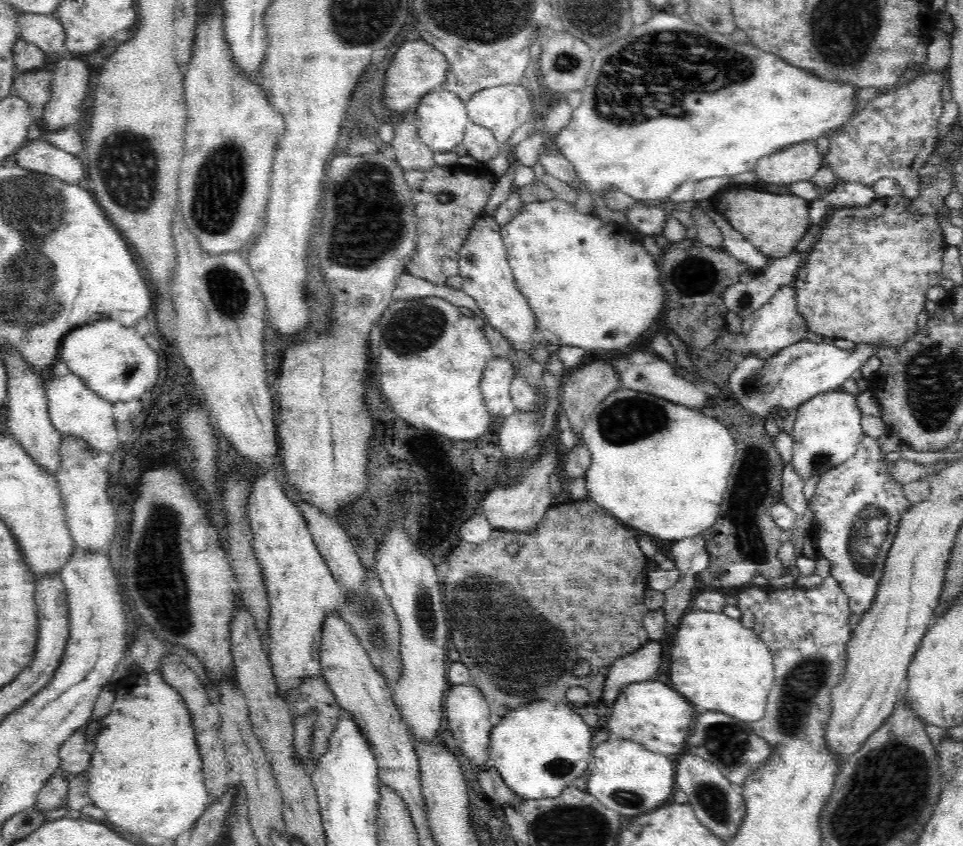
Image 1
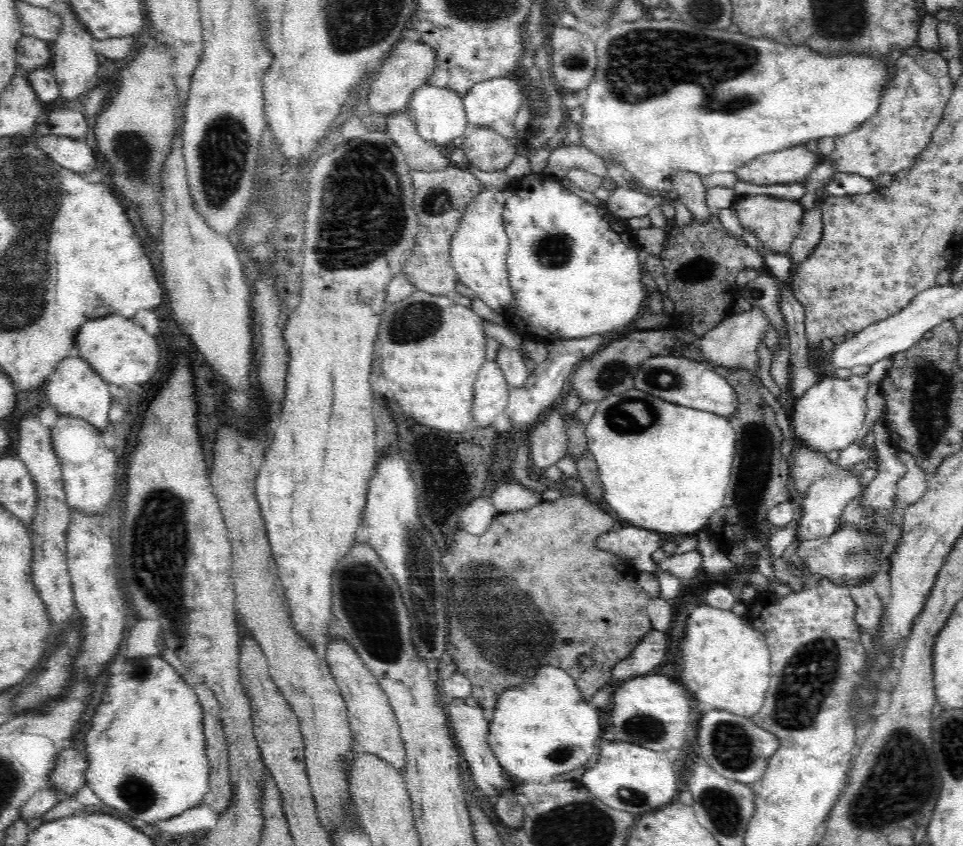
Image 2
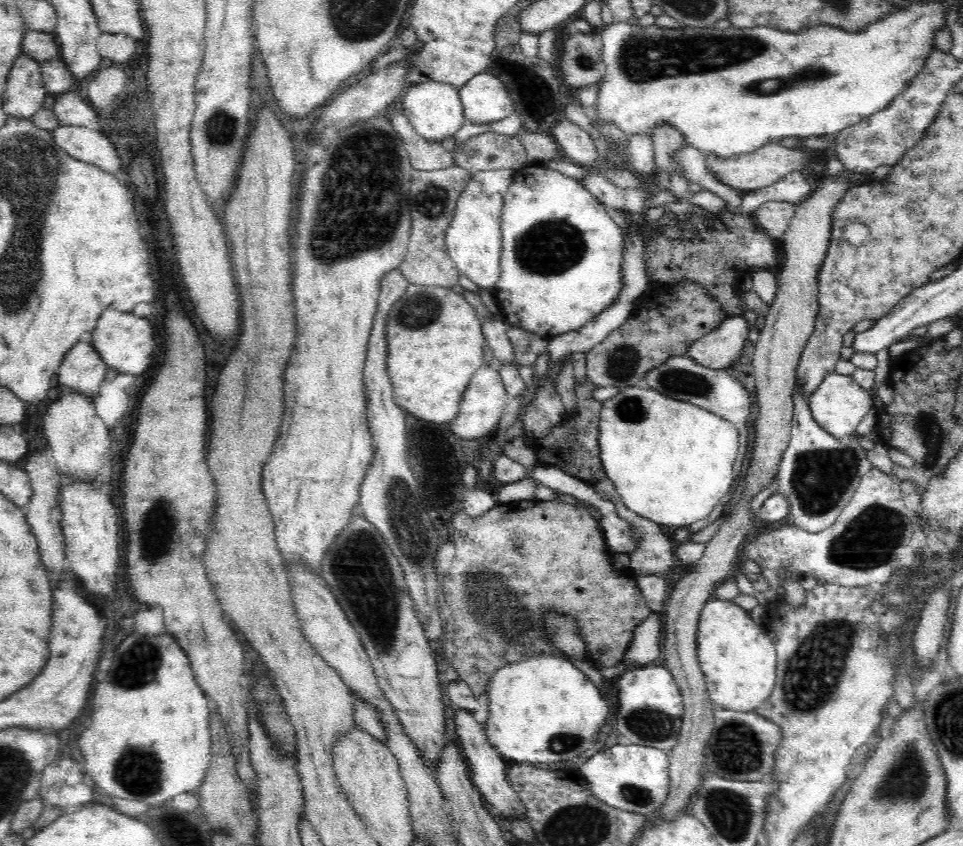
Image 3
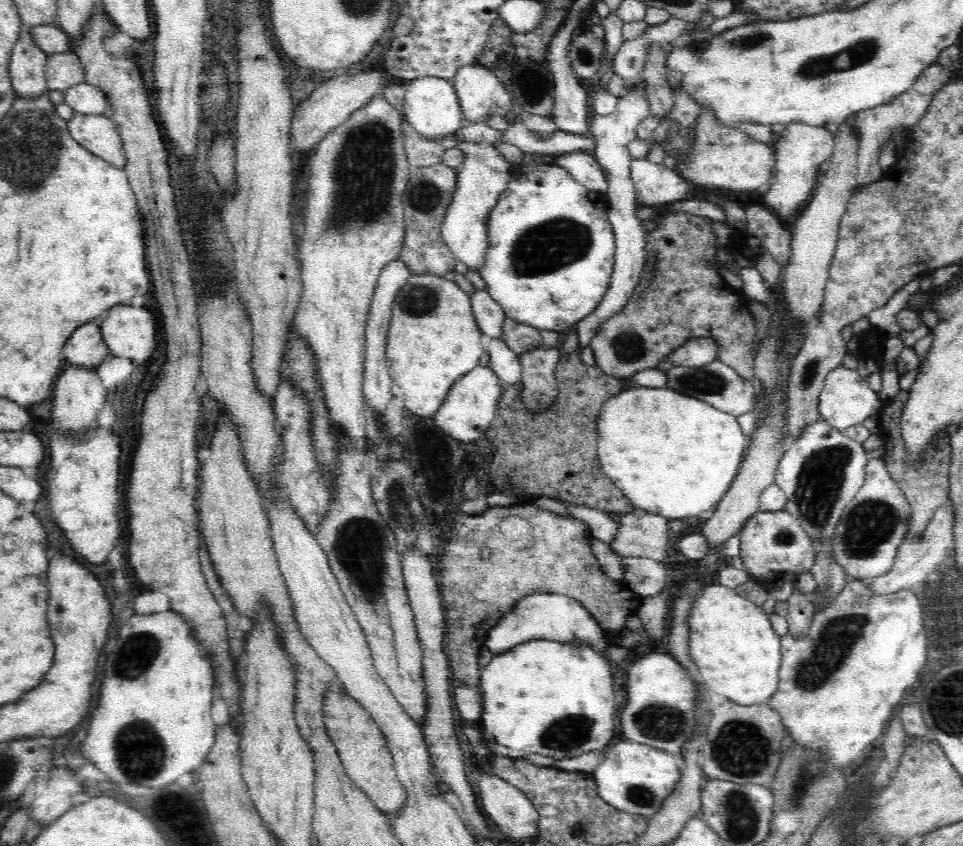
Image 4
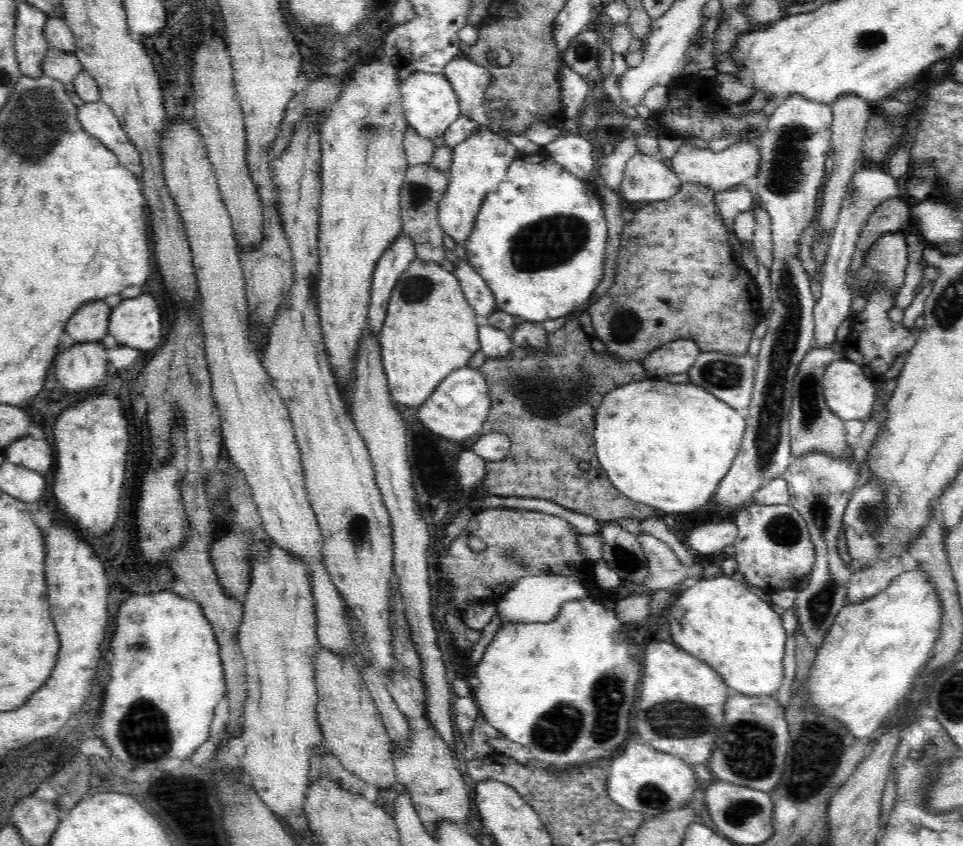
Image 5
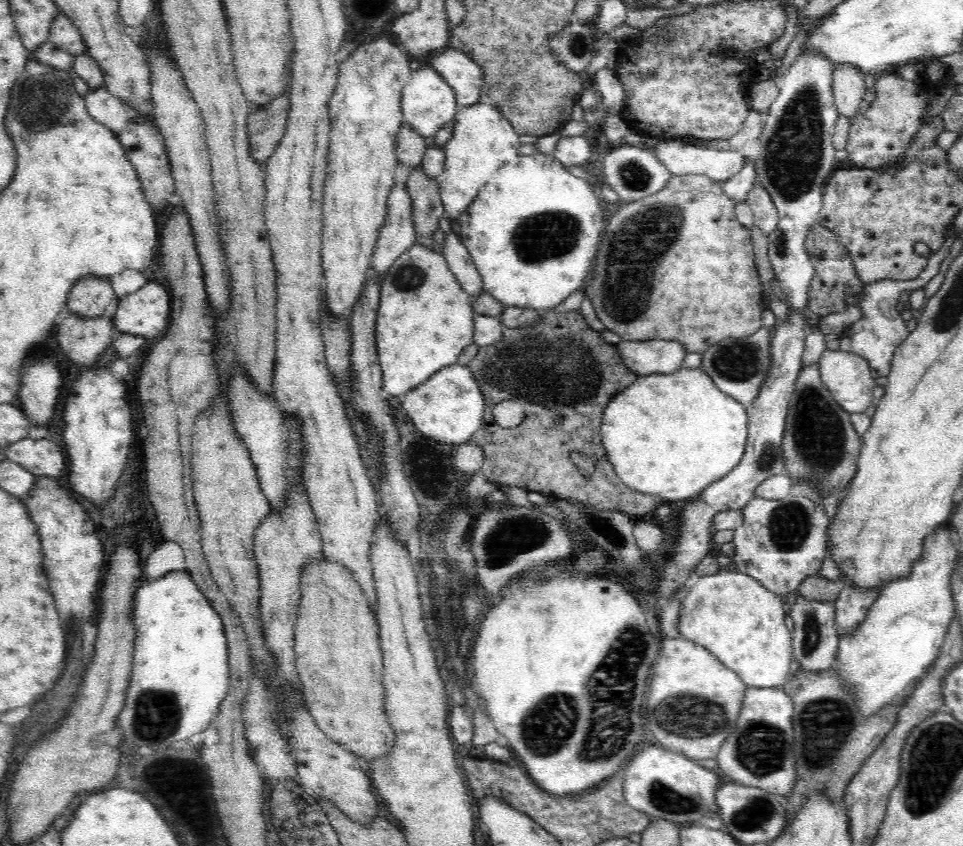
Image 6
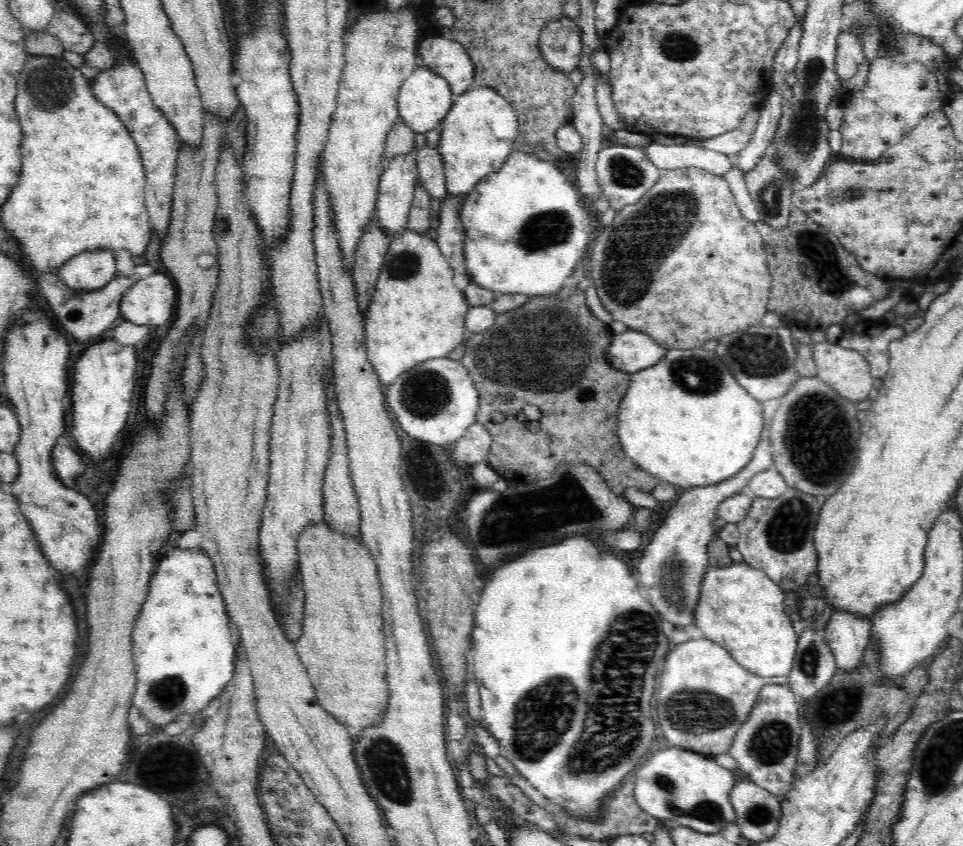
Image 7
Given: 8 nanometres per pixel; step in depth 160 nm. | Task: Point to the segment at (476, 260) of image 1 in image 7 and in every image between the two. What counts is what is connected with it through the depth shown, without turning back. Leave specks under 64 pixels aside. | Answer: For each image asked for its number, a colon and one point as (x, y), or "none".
2: (479, 248)
3: (473, 240)
4: (483, 176)
5: (480, 163)
6: (483, 140)
7: (480, 131)

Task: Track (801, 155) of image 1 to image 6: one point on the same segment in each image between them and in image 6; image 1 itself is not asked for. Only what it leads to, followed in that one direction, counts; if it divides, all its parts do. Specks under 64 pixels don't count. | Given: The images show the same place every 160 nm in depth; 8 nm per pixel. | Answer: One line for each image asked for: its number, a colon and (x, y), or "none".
2: (792, 164)
3: (772, 162)
4: (721, 157)
5: (719, 171)
6: (680, 157)

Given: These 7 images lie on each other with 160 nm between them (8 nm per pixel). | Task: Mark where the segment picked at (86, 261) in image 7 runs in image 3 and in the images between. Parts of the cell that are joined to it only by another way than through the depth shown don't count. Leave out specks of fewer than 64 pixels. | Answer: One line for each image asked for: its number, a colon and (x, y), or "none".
3: (82, 370)
4: (85, 348)
5: (89, 324)
6: (90, 297)

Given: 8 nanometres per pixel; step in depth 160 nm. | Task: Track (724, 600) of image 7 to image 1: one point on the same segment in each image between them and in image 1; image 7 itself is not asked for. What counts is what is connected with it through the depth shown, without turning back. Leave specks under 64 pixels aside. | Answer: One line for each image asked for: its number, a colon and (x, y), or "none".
1: (716, 662)
2: (724, 663)
3: (738, 659)
4: (737, 654)
5: (719, 620)
6: (742, 623)

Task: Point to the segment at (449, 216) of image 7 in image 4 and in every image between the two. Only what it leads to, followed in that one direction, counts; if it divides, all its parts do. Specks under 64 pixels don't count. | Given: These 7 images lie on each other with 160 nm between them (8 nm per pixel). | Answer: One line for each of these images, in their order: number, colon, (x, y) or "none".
4: (490, 317)
5: (479, 296)
6: (457, 256)

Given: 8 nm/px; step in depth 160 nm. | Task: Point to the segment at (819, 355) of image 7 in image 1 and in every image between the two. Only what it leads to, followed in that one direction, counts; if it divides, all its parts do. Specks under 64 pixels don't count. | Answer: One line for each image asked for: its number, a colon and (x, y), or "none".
1: (827, 430)
2: (828, 416)
3: (839, 404)
4: (846, 400)
5: (849, 391)
6: (849, 379)

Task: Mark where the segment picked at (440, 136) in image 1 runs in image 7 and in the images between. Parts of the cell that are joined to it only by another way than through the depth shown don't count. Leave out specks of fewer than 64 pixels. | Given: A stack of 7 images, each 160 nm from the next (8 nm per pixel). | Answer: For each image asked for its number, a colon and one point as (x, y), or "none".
2: (439, 114)
3: (435, 110)
4: (430, 105)
5: (430, 104)
6: (428, 102)
7: (424, 99)

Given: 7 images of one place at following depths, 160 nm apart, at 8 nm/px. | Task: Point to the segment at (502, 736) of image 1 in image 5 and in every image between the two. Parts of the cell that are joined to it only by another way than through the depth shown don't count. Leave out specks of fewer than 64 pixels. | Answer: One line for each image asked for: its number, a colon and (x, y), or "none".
2: (546, 729)
3: (543, 711)
4: (554, 699)
5: (564, 689)

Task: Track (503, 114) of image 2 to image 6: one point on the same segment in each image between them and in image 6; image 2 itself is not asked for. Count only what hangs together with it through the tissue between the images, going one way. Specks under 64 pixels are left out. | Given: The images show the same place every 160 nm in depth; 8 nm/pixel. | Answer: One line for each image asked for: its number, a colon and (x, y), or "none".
3: (485, 99)
4: (477, 87)
5: (470, 80)
6: (465, 77)

